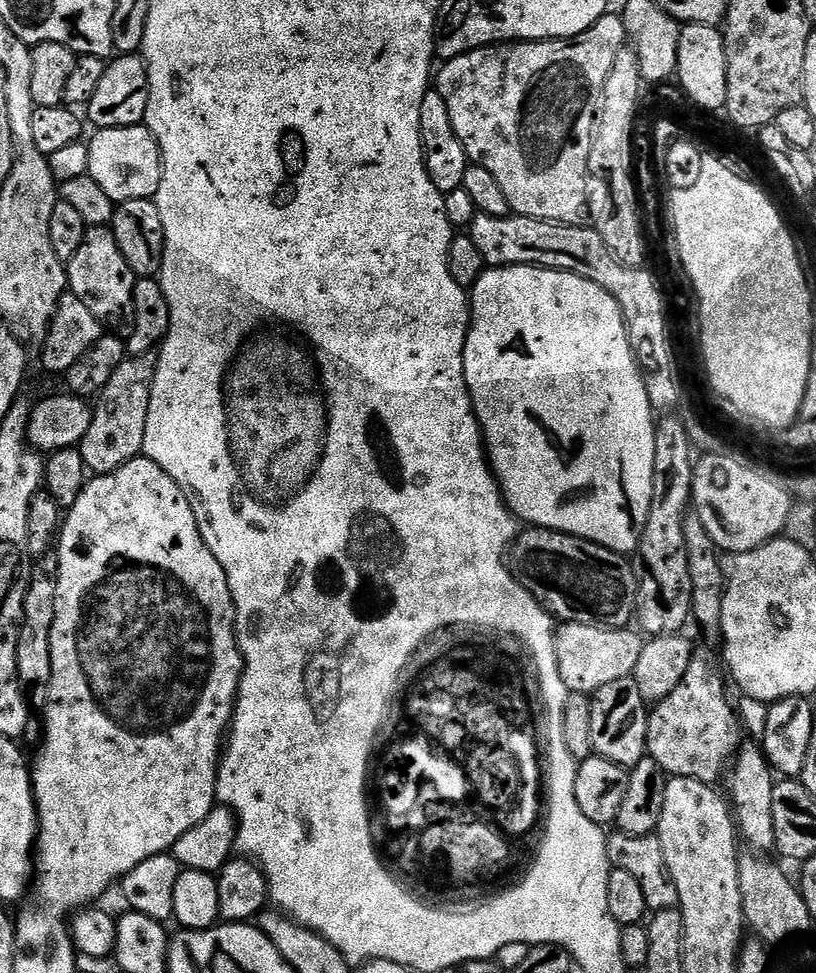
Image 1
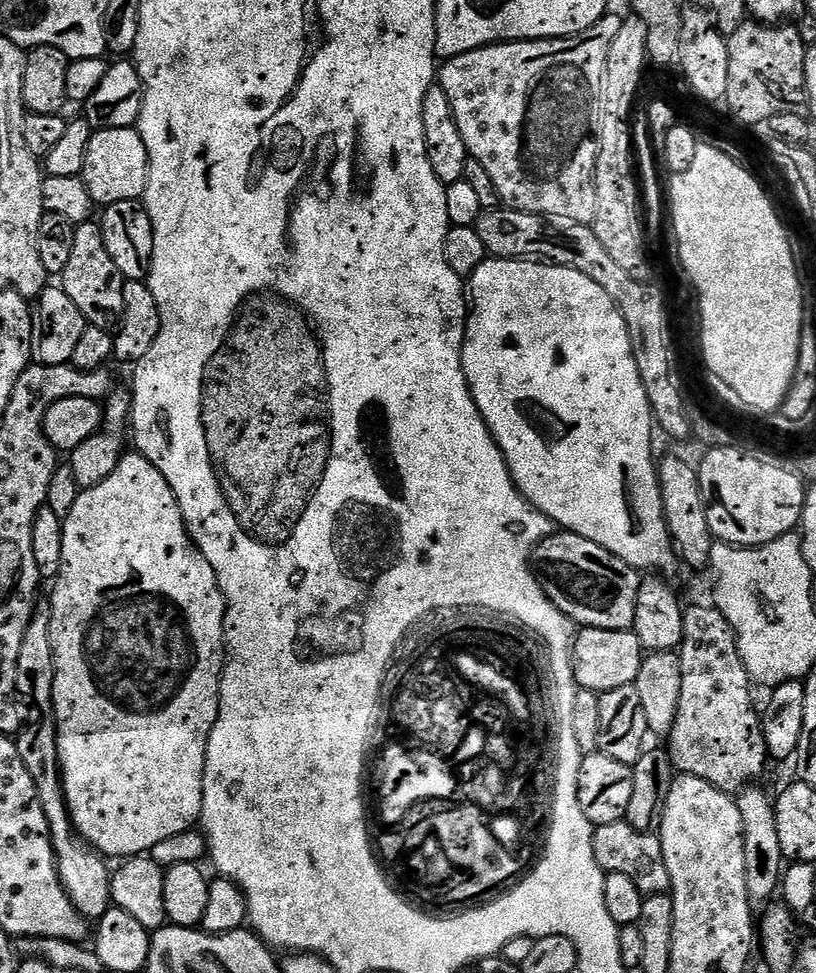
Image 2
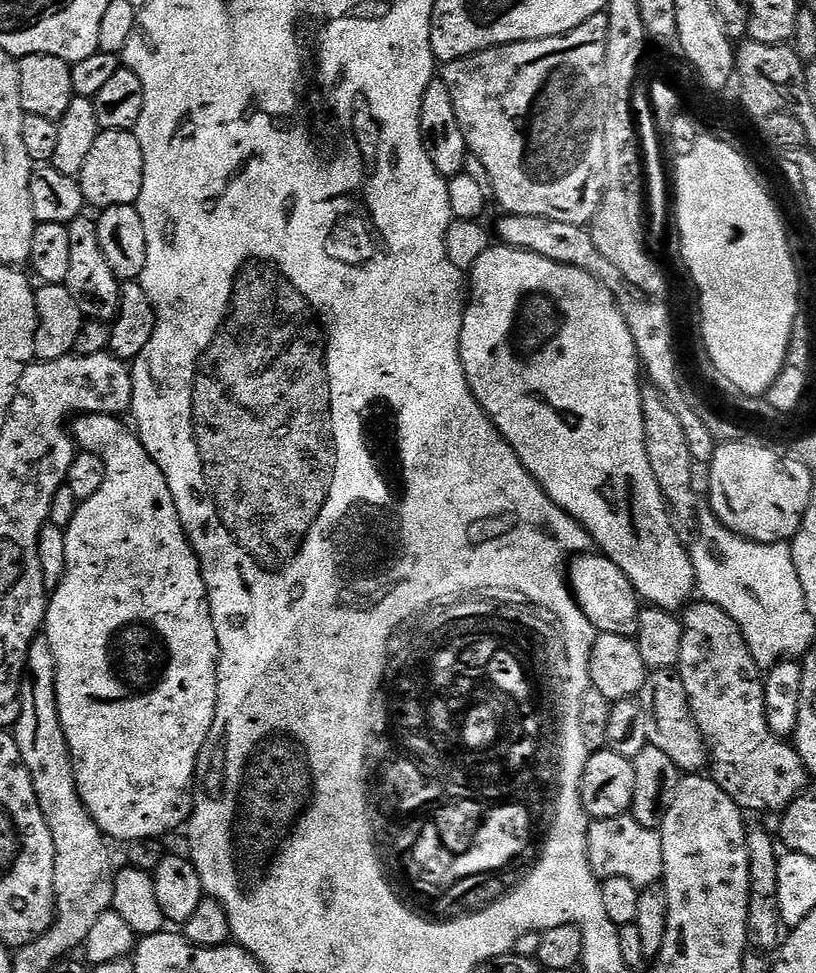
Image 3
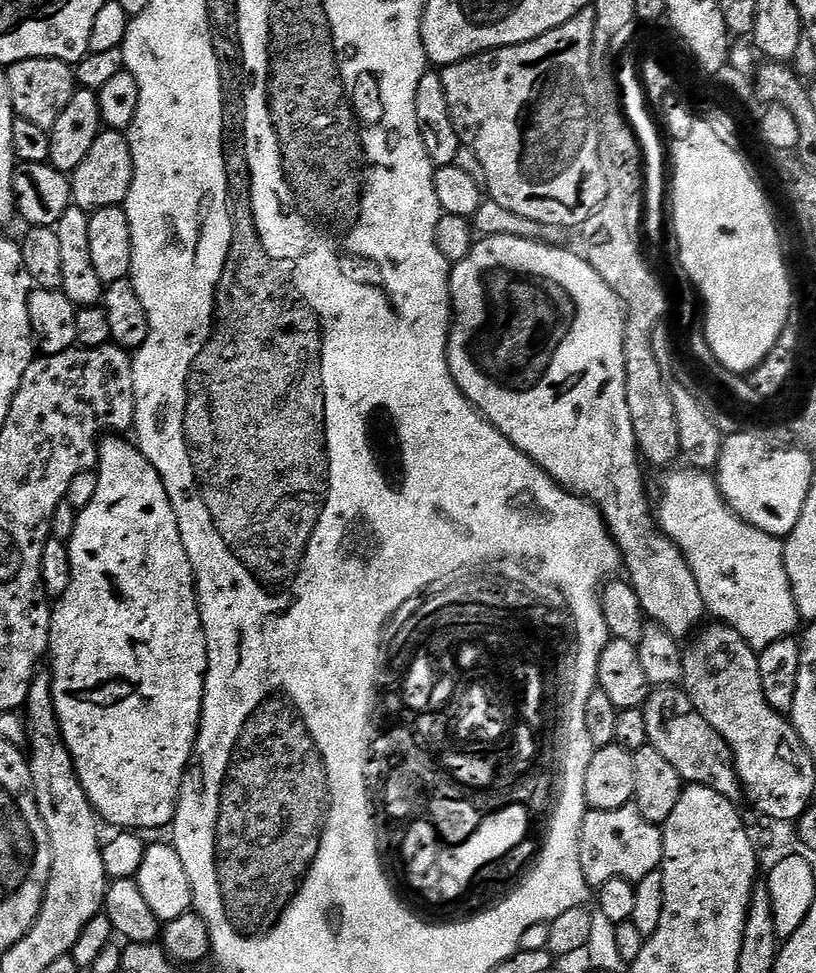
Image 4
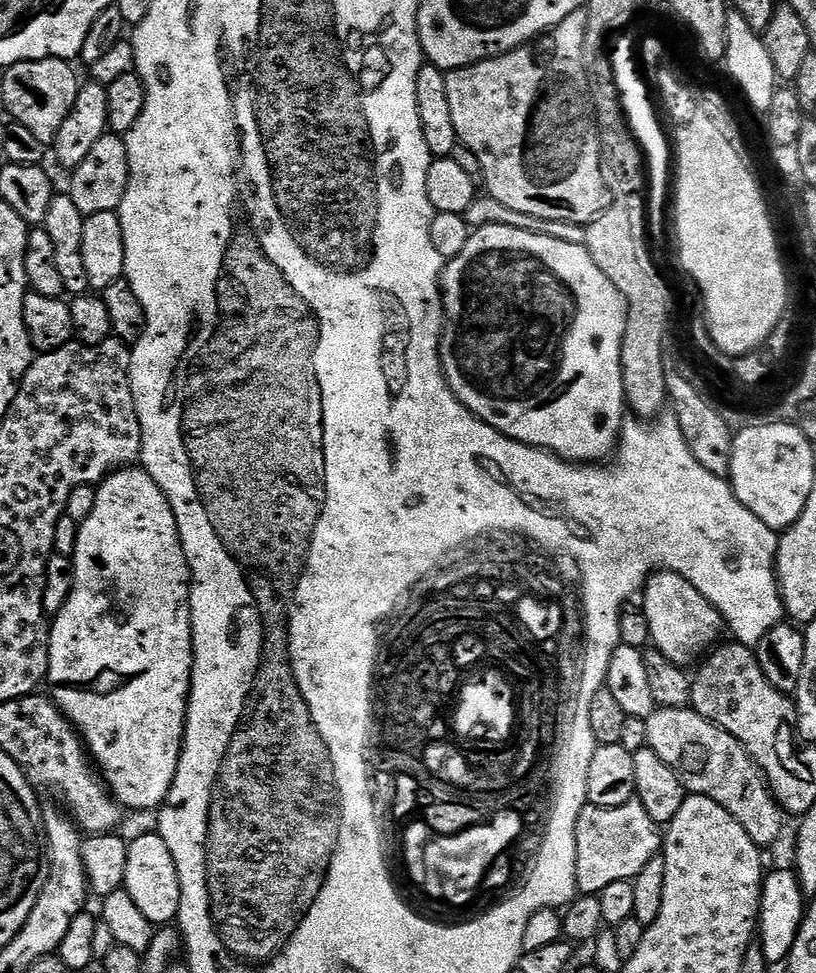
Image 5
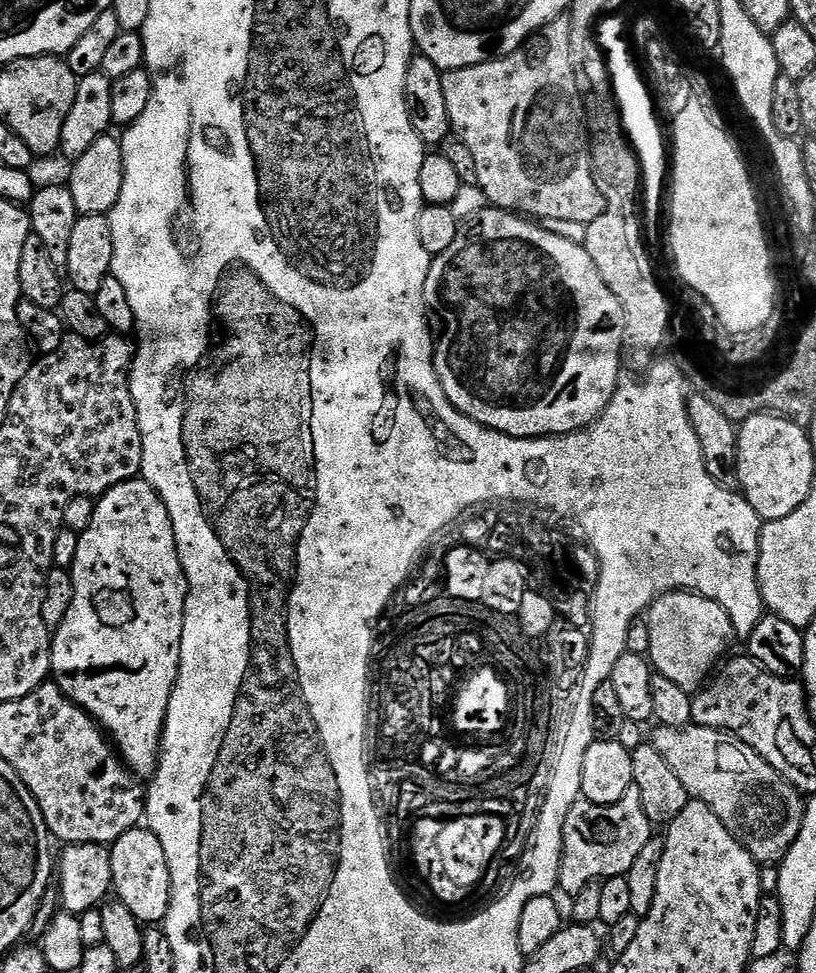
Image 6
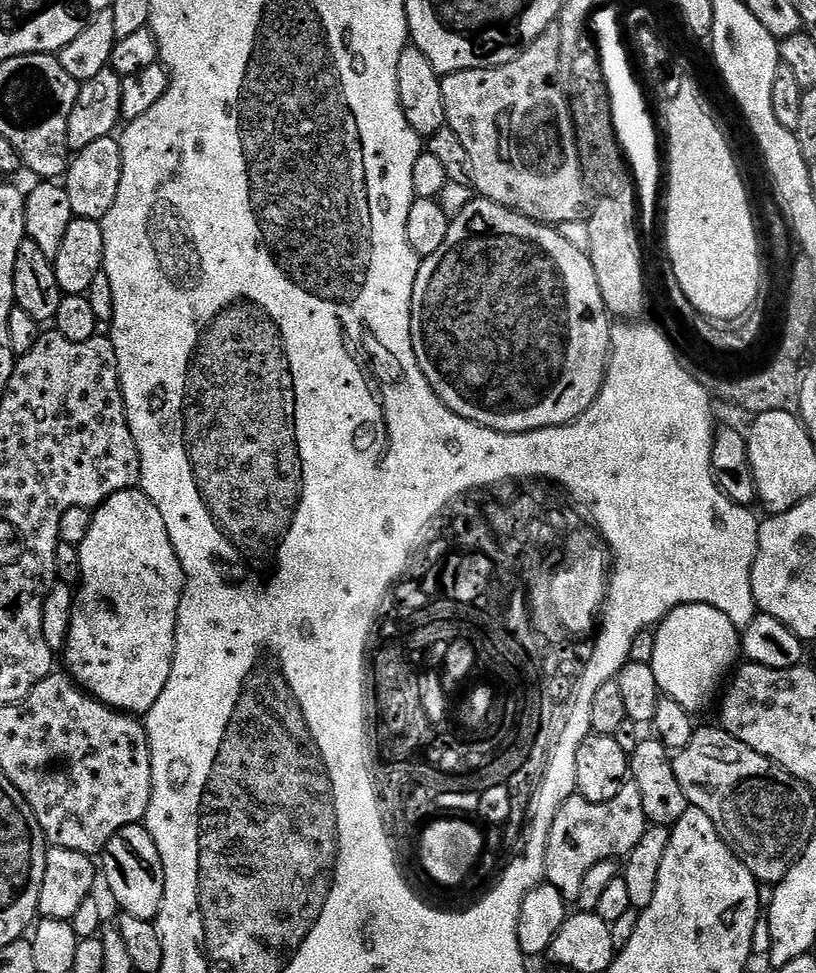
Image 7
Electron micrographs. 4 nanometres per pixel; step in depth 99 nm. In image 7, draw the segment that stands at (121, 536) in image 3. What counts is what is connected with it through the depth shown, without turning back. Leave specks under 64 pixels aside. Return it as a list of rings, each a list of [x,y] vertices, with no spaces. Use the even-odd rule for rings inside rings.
[[[139,487],[127,488],[107,496],[92,512],[90,534],[86,534],[84,541],[79,544],[82,574],[80,582],[74,592],[72,601],[72,617],[70,618],[70,634],[68,644],[64,647],[62,659],[63,667],[69,676],[95,700],[101,700],[108,708],[125,714],[146,714],[158,702],[158,694],[166,690],[166,682],[170,678],[170,666],[174,662],[174,646],[176,645],[176,619],[180,609],[180,594],[184,591],[184,571],[178,562],[178,554],[170,542],[170,534],[166,534],[166,521],[154,502]]]

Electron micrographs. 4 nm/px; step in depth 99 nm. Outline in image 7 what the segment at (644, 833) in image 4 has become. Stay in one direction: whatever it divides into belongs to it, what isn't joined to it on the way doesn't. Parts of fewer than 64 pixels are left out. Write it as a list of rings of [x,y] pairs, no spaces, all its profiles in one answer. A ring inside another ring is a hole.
[[[626,783],[610,802],[590,802],[580,795],[566,798],[552,815],[552,823],[547,825],[544,849],[544,880],[562,894],[562,898],[575,902],[578,890],[582,890],[582,878],[590,866],[598,866],[603,860],[627,858],[638,846],[638,838],[650,827],[642,810],[642,793],[634,783]]]

